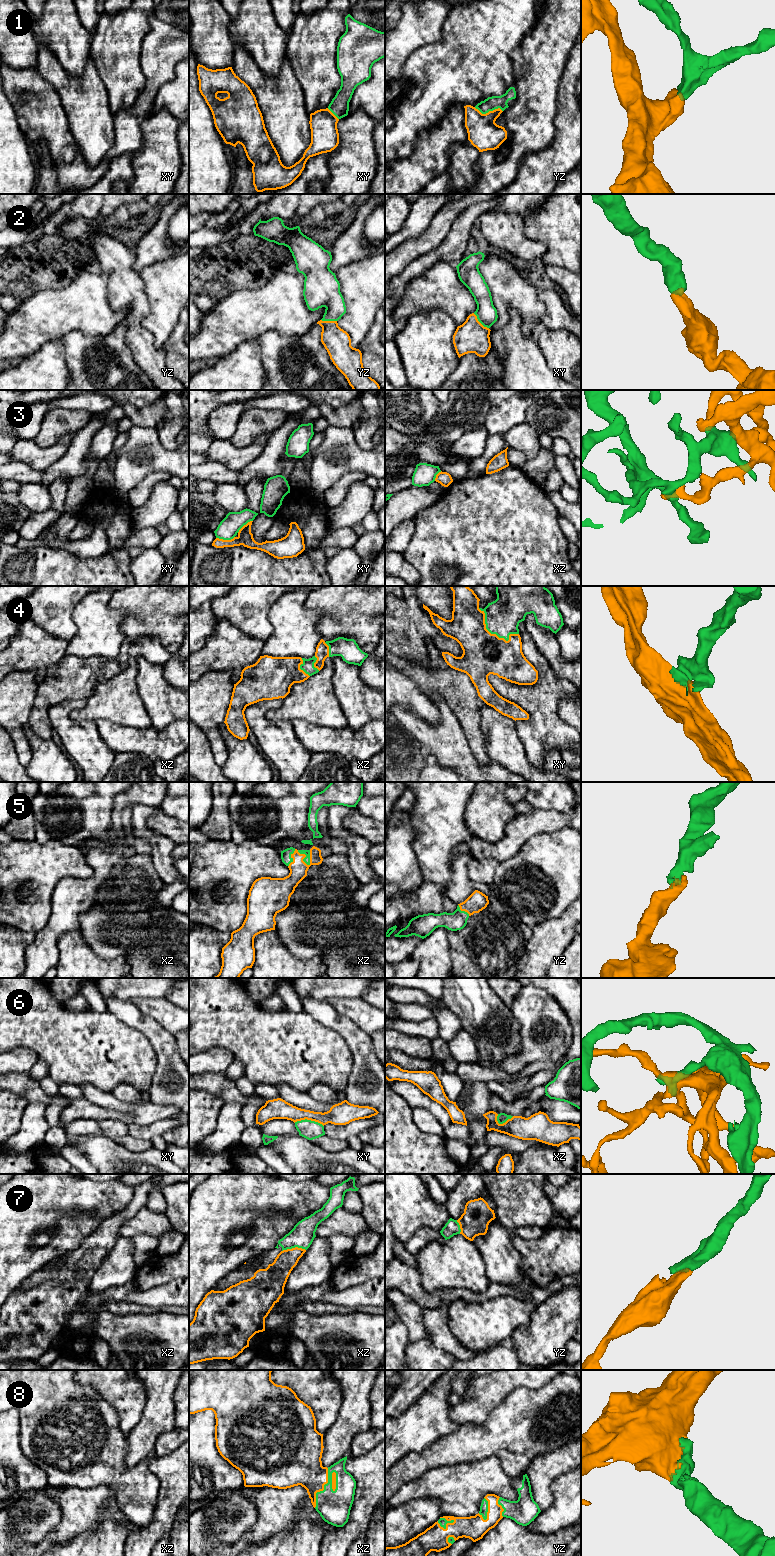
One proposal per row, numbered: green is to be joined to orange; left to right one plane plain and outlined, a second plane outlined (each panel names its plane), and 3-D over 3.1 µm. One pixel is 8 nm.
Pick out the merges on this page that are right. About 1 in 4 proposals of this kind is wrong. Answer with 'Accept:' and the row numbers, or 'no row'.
Accept: 1, 2, 4, 5, 7, 8

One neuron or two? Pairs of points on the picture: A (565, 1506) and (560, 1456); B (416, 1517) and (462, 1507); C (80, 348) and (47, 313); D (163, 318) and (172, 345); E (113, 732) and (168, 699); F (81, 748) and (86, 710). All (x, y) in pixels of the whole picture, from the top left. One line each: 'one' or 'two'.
A: two
B: two
C: two
D: two
E: two
F: two

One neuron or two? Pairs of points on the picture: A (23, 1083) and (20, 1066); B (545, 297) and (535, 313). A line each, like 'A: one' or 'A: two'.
A: two
B: two

